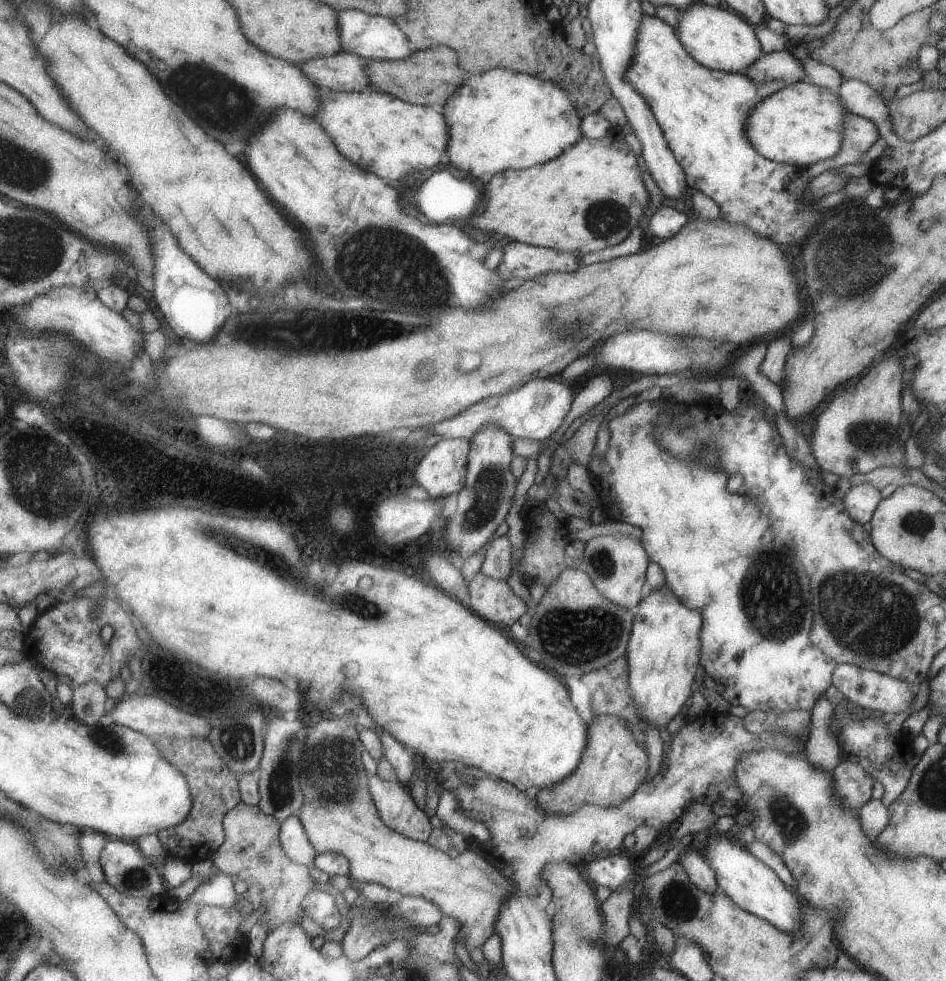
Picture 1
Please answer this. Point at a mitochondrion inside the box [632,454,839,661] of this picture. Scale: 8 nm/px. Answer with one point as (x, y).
(774, 598)

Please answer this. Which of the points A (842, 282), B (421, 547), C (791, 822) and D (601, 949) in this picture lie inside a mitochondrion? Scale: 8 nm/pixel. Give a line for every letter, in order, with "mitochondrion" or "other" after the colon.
A: mitochondrion
B: other
C: mitochondrion
D: other

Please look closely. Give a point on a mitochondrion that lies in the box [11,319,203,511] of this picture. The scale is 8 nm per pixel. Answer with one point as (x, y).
(48, 357)

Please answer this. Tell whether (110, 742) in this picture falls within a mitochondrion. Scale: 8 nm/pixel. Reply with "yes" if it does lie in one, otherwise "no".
yes

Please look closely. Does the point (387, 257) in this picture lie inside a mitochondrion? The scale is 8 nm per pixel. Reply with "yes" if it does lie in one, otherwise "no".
yes

